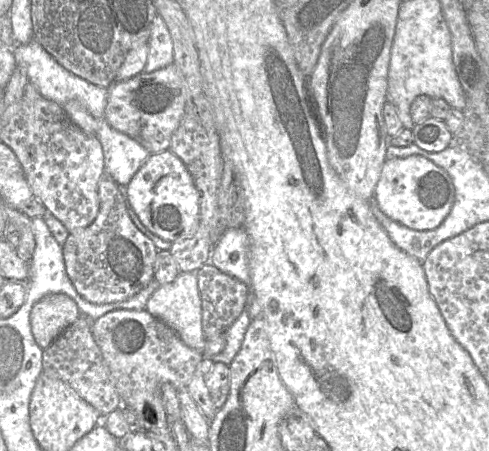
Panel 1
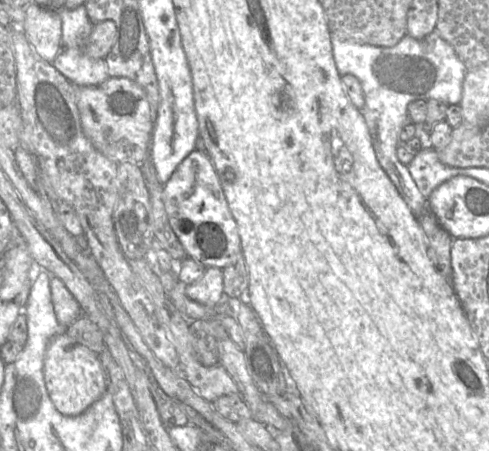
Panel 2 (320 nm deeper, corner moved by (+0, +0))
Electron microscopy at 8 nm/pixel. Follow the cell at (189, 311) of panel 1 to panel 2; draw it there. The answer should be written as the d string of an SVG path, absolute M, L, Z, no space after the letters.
M207 267L202 277L185 285L185 295L192 301L214 307L224 300L223 273L220 268Z

